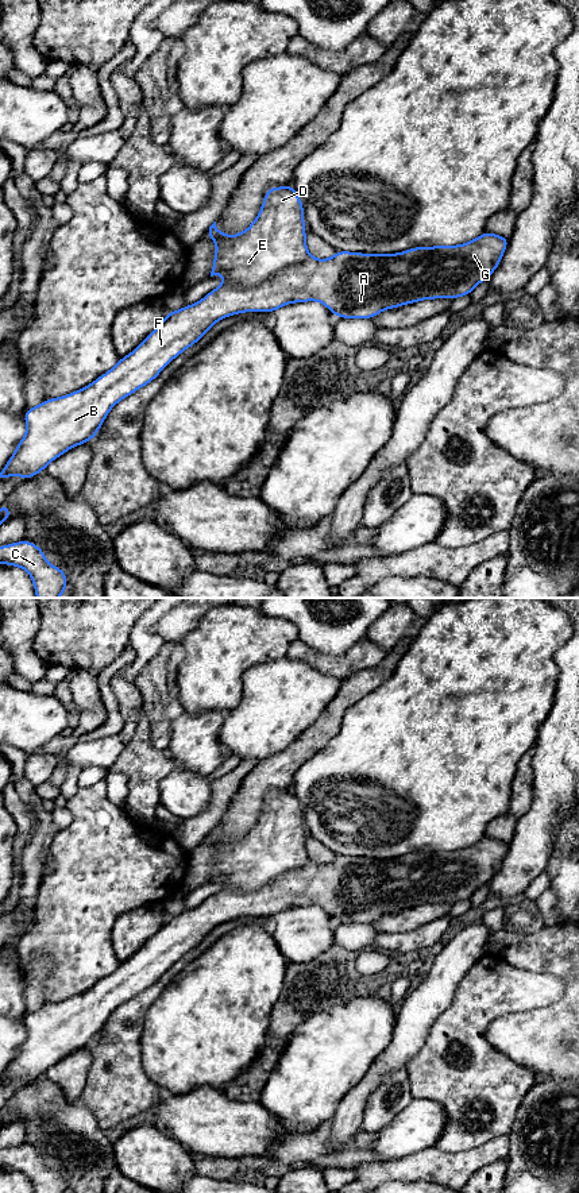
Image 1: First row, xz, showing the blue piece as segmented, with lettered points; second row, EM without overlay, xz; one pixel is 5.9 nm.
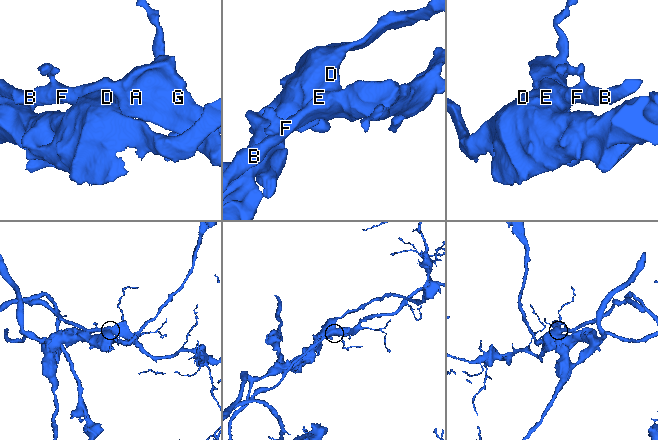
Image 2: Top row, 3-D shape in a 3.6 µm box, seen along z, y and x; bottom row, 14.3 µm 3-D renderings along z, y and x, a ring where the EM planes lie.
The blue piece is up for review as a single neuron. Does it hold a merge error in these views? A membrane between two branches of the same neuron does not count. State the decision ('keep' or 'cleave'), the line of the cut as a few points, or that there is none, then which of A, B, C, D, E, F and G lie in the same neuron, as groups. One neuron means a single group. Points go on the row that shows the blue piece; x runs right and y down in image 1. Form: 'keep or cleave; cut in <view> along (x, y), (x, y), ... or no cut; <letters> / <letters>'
cleave; cut in xz along (308, 254), (262, 282), (250, 286), (222, 285); A B F G / C D E

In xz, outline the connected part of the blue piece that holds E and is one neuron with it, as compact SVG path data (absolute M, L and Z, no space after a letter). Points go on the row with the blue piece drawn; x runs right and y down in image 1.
M293 185L269 188L262 208L251 225L238 235L223 235L216 221L204 236L216 242L211 277L224 274L223 283L251 287L263 283L279 270L298 265L309 255L305 239L304 205Z

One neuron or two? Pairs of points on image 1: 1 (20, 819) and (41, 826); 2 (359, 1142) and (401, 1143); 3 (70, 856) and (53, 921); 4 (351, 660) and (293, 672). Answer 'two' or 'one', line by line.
1: two
2: two
3: one
4: two

